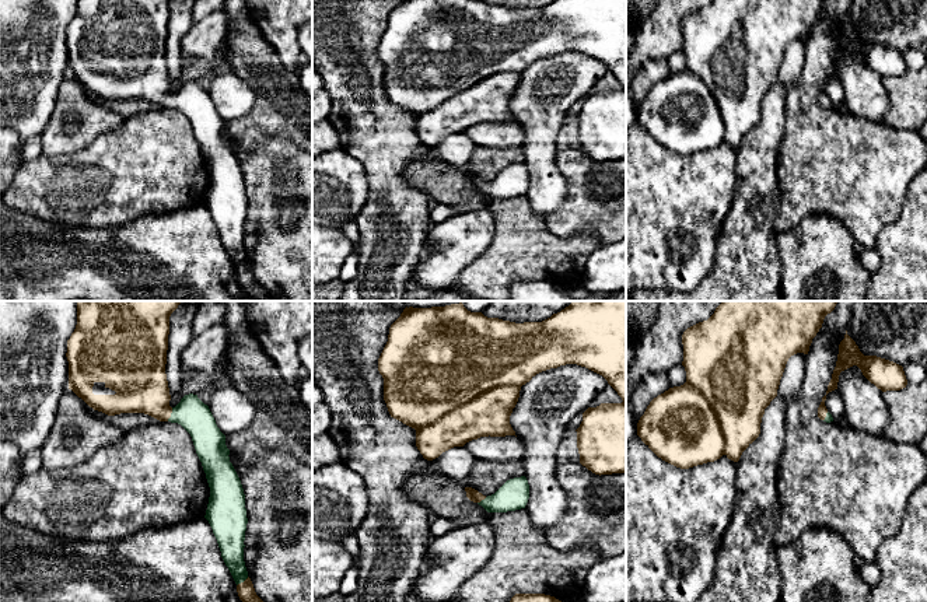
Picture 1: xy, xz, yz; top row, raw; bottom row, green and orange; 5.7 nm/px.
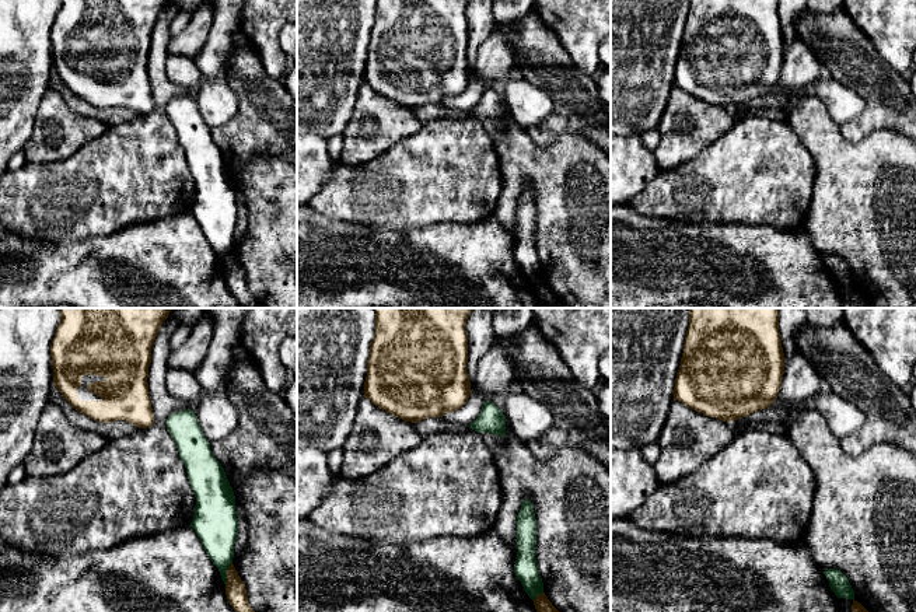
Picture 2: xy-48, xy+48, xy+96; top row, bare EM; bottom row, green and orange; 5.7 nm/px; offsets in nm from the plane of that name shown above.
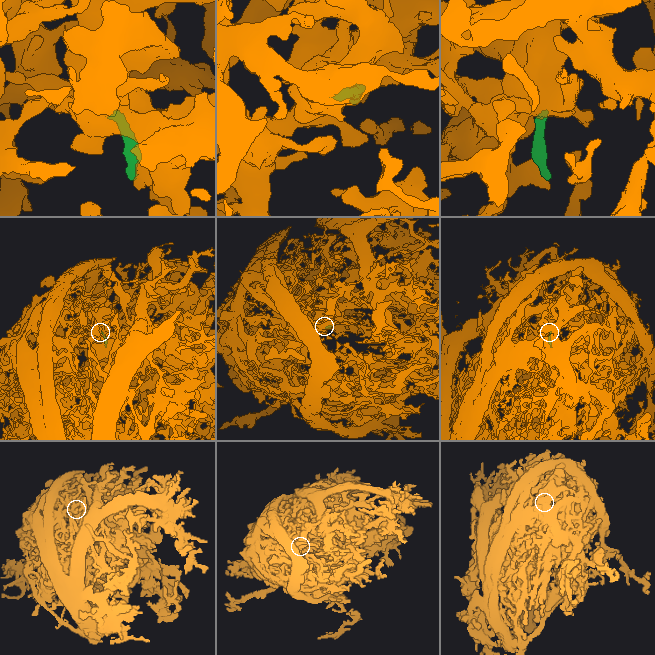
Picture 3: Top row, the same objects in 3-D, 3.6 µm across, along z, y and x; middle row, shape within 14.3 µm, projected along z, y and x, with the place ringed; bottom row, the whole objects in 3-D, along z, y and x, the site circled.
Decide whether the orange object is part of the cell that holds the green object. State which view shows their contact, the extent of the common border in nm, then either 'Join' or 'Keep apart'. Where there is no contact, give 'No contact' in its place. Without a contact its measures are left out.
Touches green in xy. Shared border 90 nm. Join

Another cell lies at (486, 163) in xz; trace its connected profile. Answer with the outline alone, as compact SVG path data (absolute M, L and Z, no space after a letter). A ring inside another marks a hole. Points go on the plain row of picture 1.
M476 146L462 172L472 174L487 183L494 181L507 167L521 162L525 162L522 147L500 150Z

